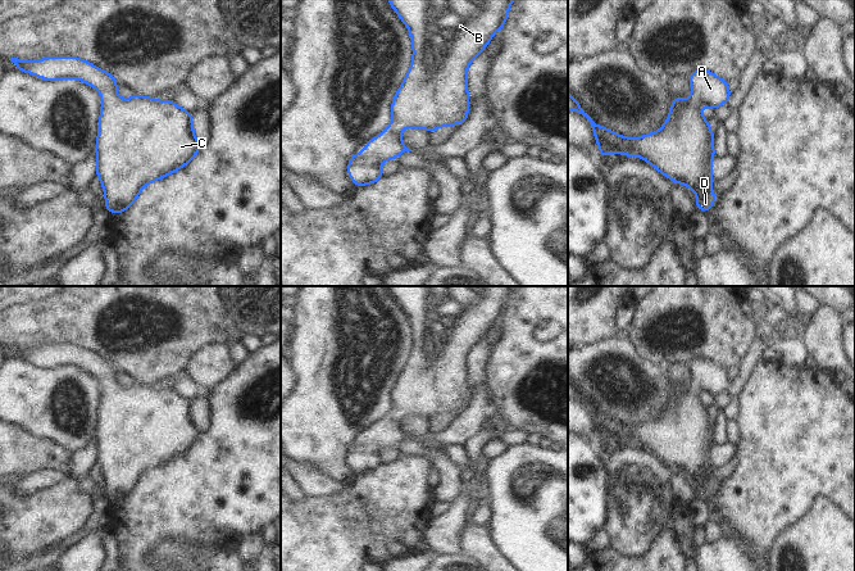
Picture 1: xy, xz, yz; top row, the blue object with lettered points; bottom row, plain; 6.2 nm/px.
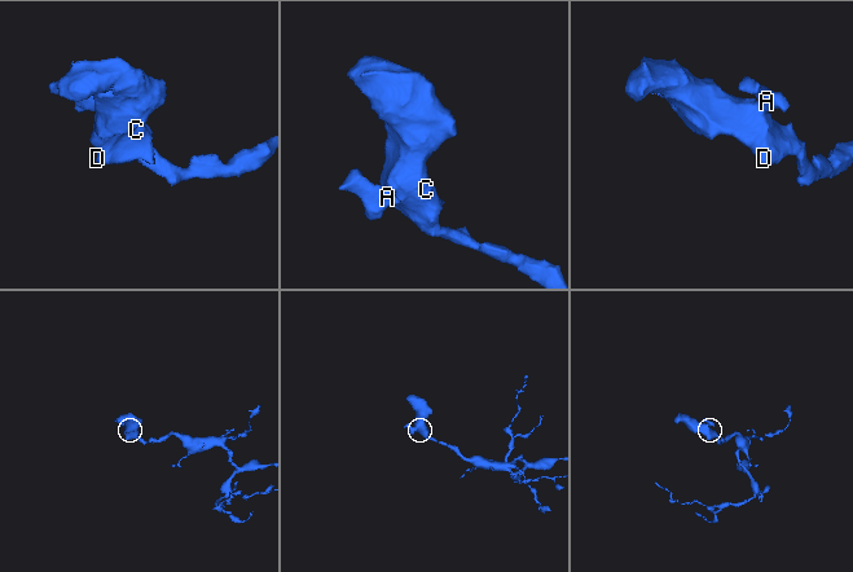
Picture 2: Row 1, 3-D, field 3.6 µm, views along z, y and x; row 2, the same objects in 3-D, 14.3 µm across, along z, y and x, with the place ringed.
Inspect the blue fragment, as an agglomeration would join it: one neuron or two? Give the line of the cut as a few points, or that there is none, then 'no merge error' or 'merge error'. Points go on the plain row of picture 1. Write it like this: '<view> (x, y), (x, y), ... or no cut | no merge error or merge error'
no cut | no merge error

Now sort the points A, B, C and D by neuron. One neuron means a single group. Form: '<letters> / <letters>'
A B C D

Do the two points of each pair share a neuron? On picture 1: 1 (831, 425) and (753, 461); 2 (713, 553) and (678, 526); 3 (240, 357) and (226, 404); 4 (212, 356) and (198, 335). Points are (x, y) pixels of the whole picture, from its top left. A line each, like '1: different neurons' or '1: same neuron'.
1: same neuron
2: same neuron
3: different neurons
4: different neurons

